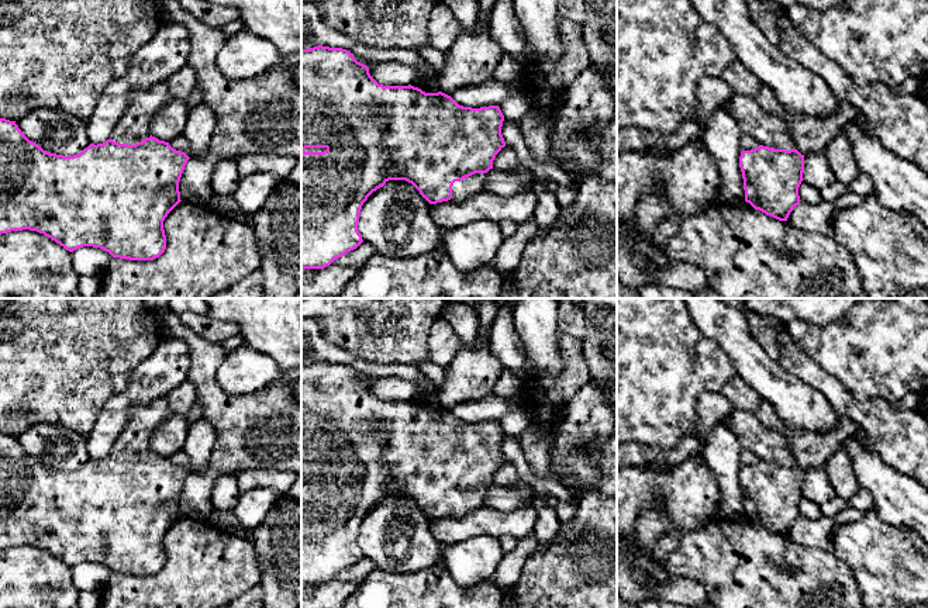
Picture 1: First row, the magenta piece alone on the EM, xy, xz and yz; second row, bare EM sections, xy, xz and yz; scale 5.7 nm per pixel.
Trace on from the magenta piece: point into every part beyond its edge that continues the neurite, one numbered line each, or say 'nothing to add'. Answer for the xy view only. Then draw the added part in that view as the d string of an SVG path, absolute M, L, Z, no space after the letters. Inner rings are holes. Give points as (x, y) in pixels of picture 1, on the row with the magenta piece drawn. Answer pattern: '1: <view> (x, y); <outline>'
1: xy (135, 125); M165 83L131 91L131 103L123 120L115 125L111 139L118 144L135 145L151 134L151 118L156 110L173 100Z

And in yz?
1: yz (811, 134); M766 84L760 86L755 100L784 122L796 149L804 156L824 152L844 127L860 114L853 104L845 100L839 100L839 108L827 117L791 114Z

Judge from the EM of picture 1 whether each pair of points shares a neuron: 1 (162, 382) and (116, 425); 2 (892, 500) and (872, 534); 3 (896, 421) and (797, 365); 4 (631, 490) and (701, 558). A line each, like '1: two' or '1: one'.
1: one
2: two
3: one
4: two

